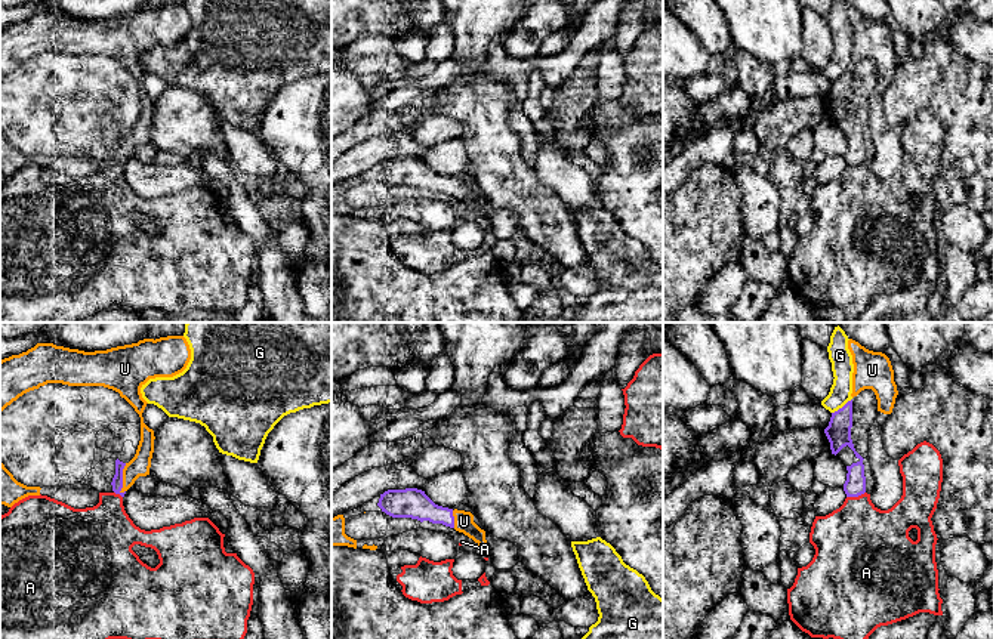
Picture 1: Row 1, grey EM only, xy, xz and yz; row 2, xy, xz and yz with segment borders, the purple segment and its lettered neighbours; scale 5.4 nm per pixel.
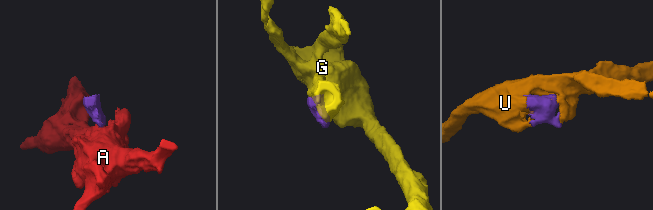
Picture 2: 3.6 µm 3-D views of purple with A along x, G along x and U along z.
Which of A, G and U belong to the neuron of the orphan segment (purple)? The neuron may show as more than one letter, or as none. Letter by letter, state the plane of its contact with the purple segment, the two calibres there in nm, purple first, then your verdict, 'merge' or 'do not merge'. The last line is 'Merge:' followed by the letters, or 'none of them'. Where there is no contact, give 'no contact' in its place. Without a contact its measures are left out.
A: yz | 120/420 nm | do not merge
G: yz | 140/120 nm | do not merge
U: xy | 60/110 nm | merge
Merge: U

